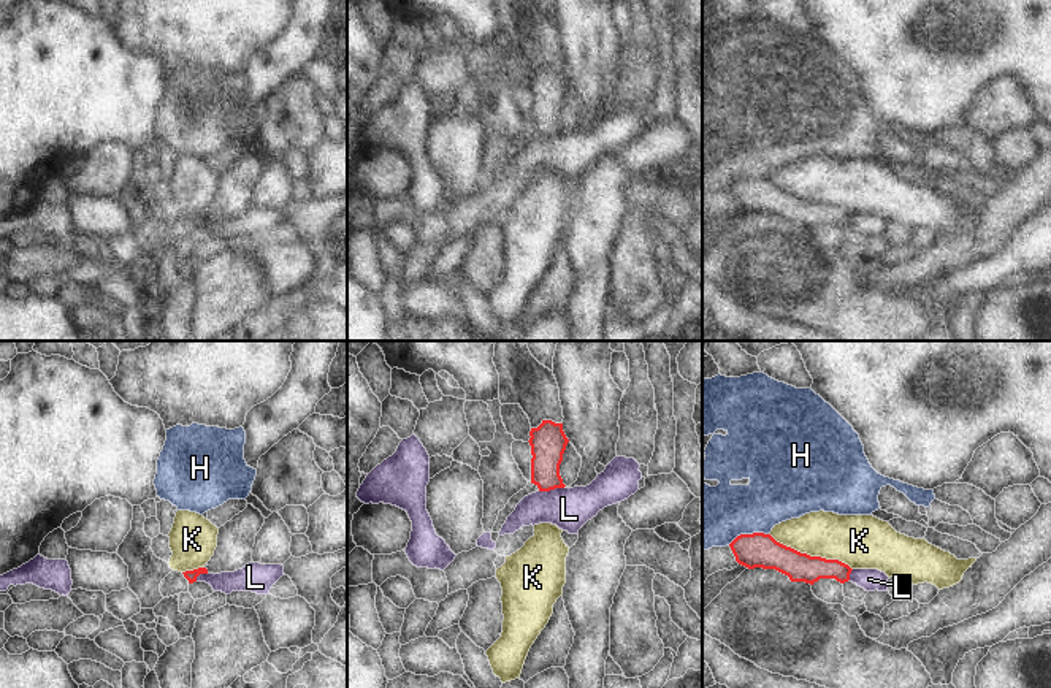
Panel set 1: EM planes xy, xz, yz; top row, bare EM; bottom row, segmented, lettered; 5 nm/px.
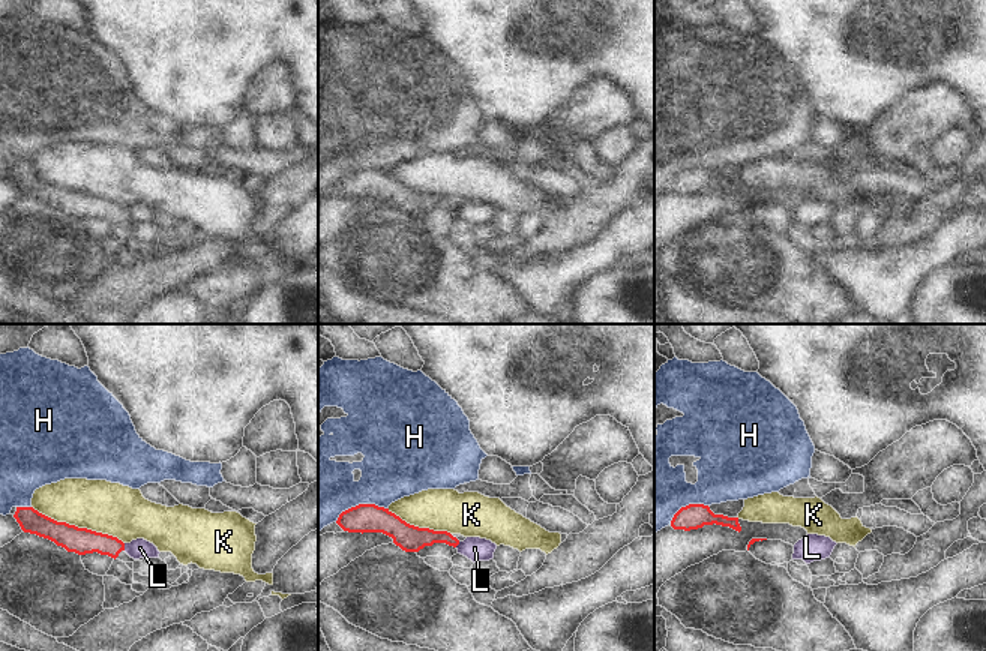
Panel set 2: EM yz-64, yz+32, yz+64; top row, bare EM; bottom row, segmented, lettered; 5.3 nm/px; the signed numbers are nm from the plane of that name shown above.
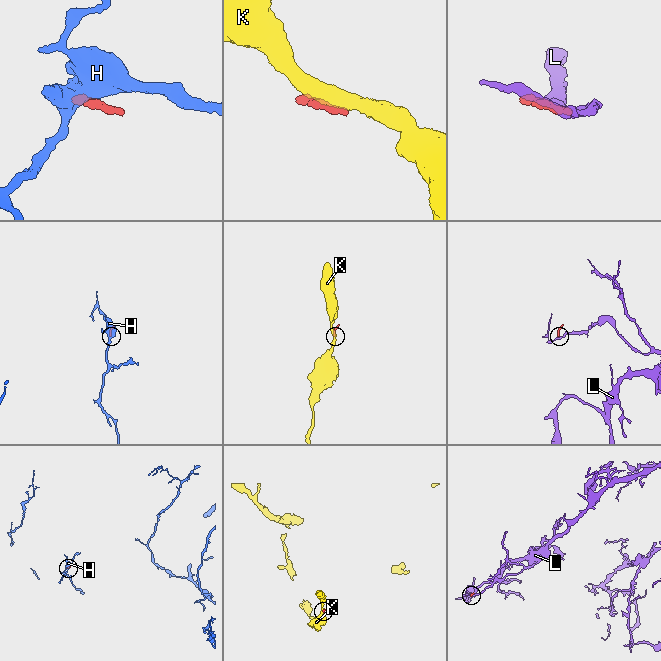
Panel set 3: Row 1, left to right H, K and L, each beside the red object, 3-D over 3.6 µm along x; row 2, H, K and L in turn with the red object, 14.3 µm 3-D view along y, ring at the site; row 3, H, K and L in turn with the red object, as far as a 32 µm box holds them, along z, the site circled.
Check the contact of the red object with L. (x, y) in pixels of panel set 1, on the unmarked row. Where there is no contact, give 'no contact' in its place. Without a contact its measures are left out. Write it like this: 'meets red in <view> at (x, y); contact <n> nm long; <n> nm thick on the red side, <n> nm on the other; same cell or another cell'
meets red in xz at (552, 133); contact 140 nm long; 180 nm thick on the red side, 220 nm on the other; another cell

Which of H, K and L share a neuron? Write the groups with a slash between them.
H / K / L

